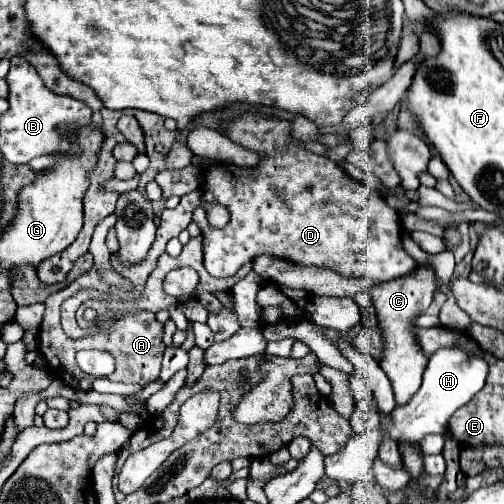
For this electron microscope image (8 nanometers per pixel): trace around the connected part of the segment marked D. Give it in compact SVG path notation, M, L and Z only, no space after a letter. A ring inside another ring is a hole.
M243 115L235 123L229 123L227 137L245 149L261 153L263 159L261 165L253 169L237 165L213 165L201 177L203 203L225 205L231 215L223 229L209 229L207 211L203 205L193 213L193 221L201 227L203 233L207 273L213 277L233 277L243 263L253 261L265 253L303 265L327 267L341 273L343 277L371 277L375 281L391 281L415 271L417 261L401 247L401 221L397 211L385 203L381 194L380 197L373 195L363 183L349 177L337 163L301 149L297 141L289 137L289 127L289 121L279 123L277 119L265 119L259 115Z

